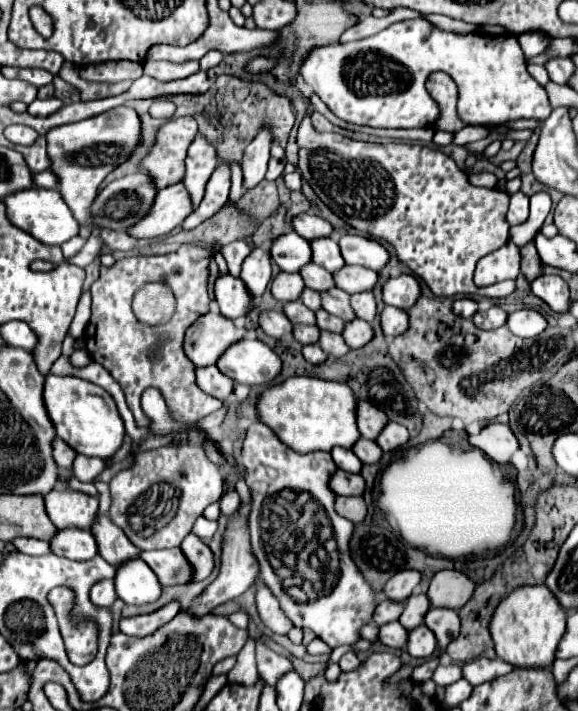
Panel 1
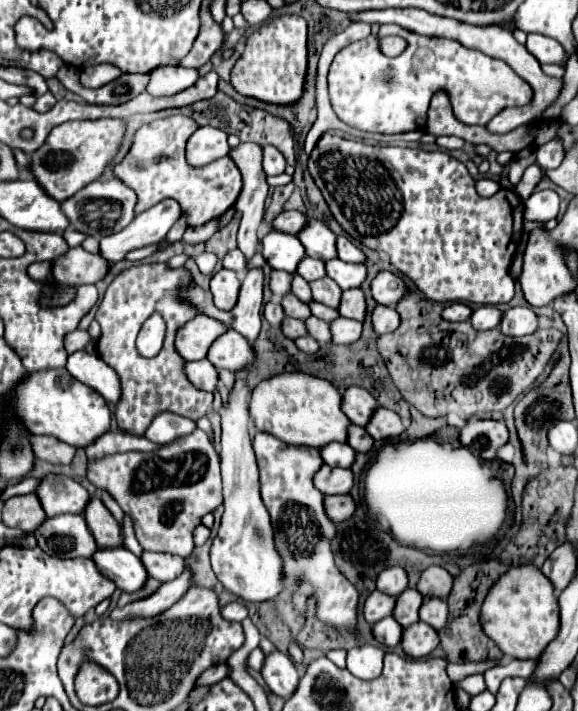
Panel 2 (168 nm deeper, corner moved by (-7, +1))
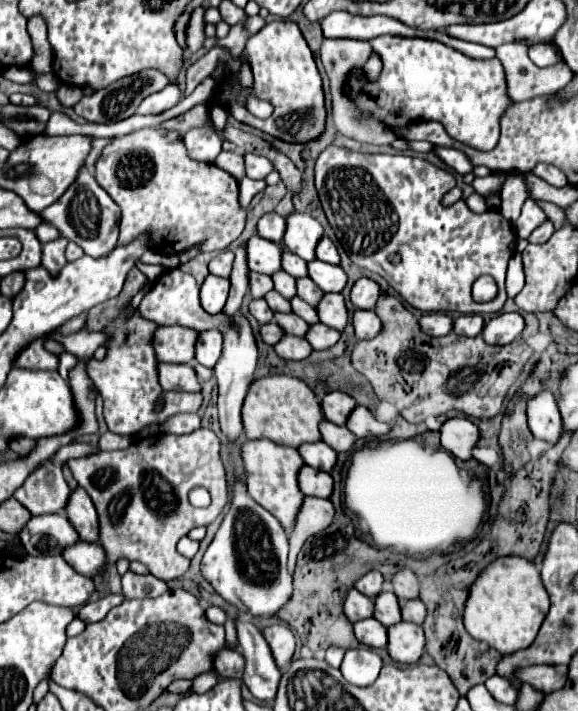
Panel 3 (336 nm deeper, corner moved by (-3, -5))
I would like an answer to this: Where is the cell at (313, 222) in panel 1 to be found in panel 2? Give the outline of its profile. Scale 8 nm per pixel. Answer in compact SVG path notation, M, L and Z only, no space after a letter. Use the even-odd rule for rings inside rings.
M290 210L290 212L280 212L274 220L272 220L272 228L278 232L286 232L286 234L298 234L304 224L306 224L306 214Z

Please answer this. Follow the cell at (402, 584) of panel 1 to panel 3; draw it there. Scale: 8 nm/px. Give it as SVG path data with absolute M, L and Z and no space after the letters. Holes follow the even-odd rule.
M372 570L372 572L368 572L366 576L362 576L362 578L354 584L354 588L360 590L362 594L370 596L370 598L376 598L376 596L382 592L382 588L384 588L384 578L382 578L380 572Z

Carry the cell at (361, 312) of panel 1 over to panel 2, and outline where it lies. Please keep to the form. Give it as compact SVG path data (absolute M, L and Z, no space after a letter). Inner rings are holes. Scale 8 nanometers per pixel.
M352 288L352 290L342 292L340 306L338 306L338 314L344 316L344 318L350 318L350 320L358 320L358 322L362 322L362 320L364 320L364 314L366 314L364 292L362 292L360 288Z

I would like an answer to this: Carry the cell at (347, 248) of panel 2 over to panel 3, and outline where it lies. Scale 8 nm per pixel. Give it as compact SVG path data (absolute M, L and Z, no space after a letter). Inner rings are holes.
M324 236L320 240L320 246L316 248L316 258L322 262L328 262L328 264L340 264L340 254L328 236Z

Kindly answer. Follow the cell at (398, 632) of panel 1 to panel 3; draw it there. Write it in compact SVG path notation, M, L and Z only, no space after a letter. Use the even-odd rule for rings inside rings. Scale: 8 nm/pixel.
M376 618L356 622L354 624L354 634L362 644L366 644L370 648L386 648L386 644L388 644L386 628Z

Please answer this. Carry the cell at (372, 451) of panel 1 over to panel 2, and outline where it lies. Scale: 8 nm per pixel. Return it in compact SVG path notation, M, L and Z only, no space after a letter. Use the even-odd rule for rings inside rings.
M350 424L348 426L348 440L346 440L356 452L368 452L370 448L372 448L372 438L370 438L370 434L362 428L362 426L354 426L354 424Z

